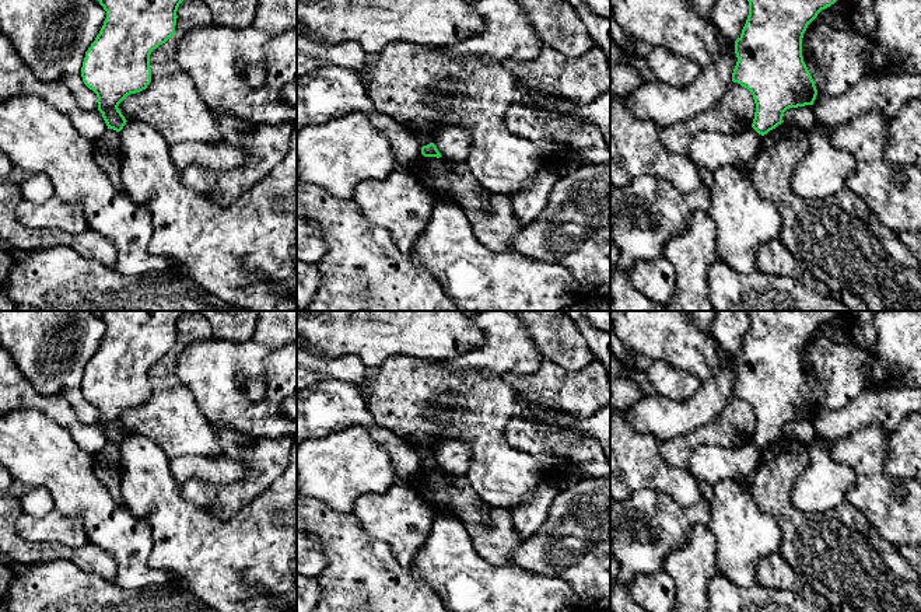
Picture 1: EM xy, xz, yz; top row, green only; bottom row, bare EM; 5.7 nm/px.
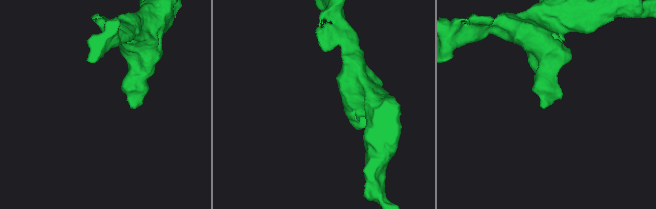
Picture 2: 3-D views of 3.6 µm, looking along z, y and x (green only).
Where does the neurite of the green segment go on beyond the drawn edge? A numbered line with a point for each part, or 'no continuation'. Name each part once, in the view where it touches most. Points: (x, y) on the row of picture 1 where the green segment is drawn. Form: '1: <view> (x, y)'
no continuation

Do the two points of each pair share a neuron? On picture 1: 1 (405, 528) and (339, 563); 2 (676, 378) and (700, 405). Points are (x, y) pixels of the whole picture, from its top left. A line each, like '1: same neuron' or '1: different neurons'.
1: different neurons
2: different neurons

